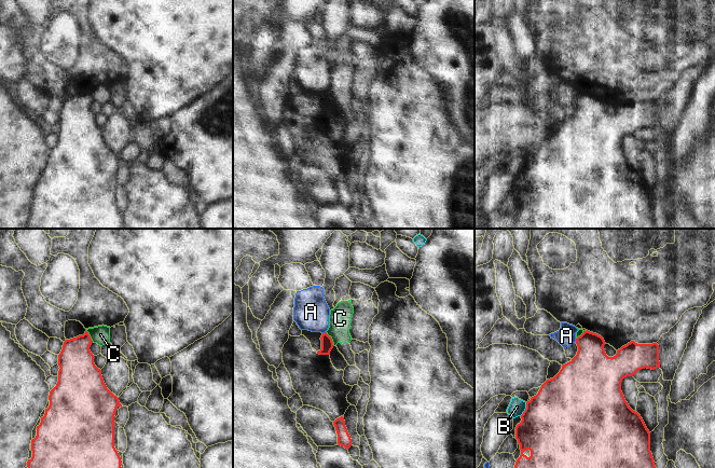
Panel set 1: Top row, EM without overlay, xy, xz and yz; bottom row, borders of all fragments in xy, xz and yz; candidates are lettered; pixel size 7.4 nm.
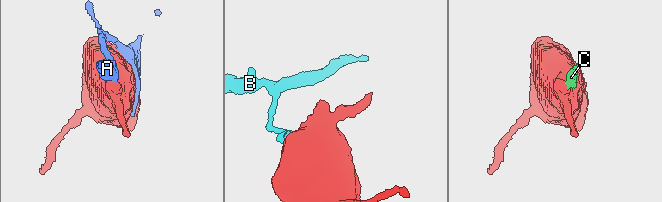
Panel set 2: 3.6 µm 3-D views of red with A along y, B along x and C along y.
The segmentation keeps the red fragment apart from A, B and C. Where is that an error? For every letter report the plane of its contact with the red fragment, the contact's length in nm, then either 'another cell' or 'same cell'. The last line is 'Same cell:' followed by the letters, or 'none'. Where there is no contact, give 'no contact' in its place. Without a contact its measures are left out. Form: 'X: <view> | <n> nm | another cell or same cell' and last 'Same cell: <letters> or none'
A: xz | 30 nm | another cell
B: yz | 120 nm | another cell
C: xz | 130 nm | another cell
Same cell: none

